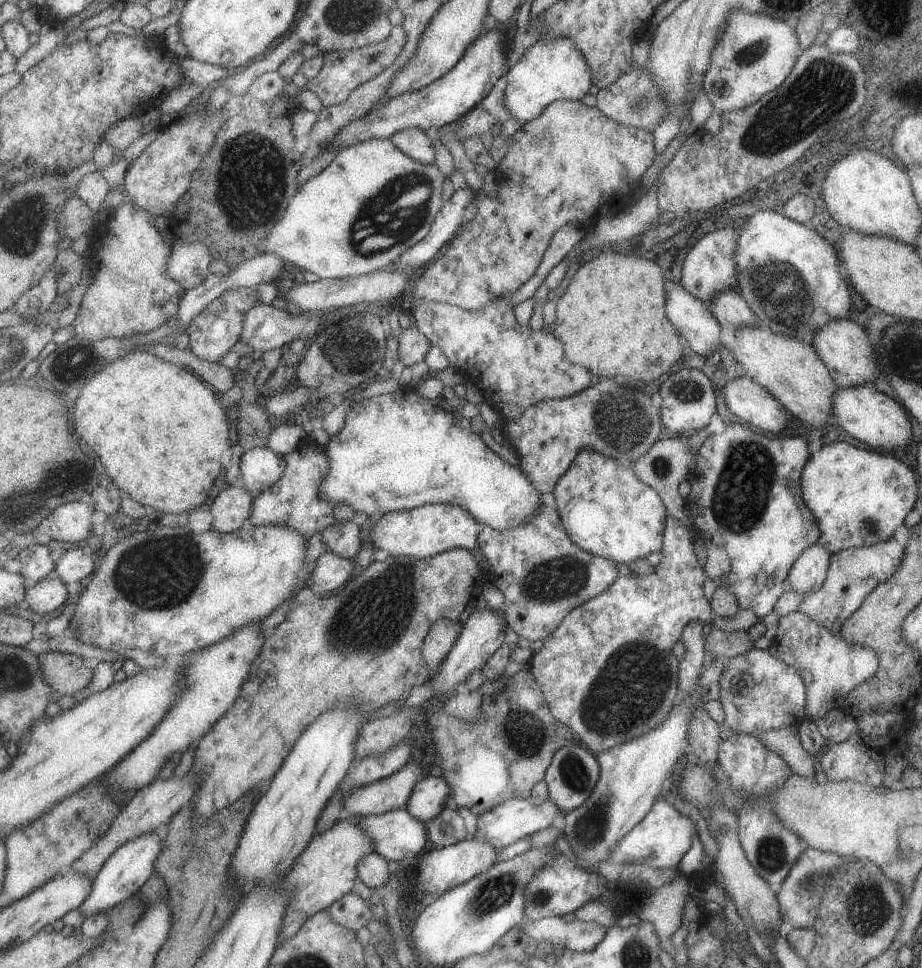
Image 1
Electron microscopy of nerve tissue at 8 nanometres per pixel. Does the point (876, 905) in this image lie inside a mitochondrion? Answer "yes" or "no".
yes

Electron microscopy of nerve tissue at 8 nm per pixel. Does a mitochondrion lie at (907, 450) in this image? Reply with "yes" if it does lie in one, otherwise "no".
no

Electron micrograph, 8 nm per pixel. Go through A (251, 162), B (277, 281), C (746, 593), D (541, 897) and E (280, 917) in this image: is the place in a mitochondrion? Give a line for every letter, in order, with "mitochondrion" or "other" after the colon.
A: mitochondrion
B: other
C: other
D: mitochondrion
E: other

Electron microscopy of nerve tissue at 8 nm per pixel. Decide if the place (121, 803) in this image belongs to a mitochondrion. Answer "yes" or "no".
no

